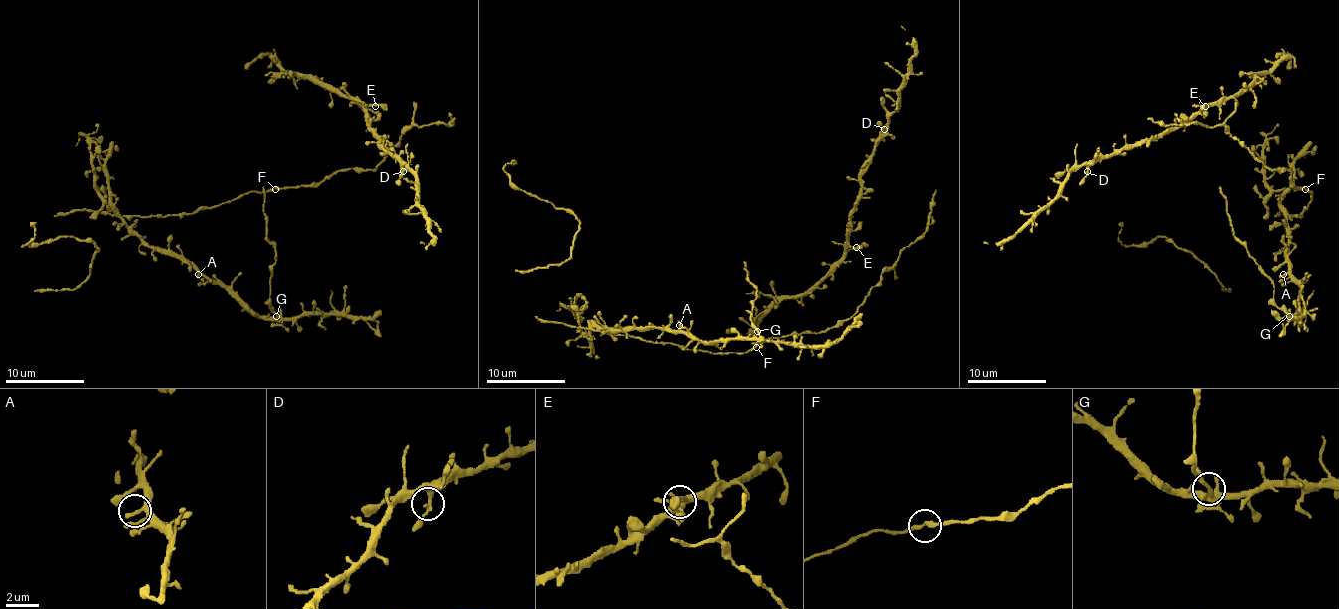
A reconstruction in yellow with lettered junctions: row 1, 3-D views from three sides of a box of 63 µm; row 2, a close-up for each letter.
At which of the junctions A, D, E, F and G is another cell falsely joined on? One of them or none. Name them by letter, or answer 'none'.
G

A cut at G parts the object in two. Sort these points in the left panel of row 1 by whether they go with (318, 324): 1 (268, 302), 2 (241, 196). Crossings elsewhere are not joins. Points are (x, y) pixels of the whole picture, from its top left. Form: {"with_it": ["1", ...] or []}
{"with_it": ["2"]}

